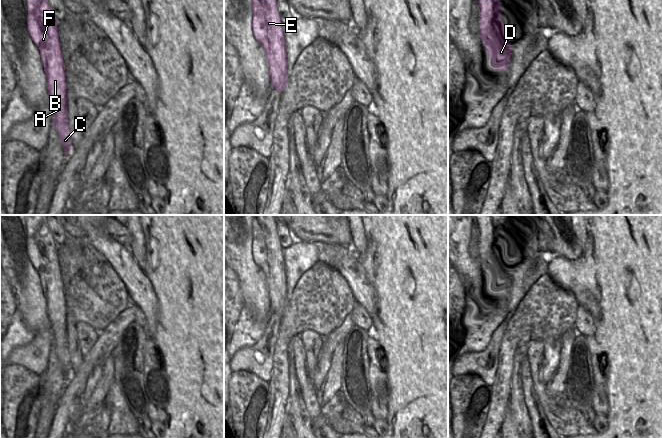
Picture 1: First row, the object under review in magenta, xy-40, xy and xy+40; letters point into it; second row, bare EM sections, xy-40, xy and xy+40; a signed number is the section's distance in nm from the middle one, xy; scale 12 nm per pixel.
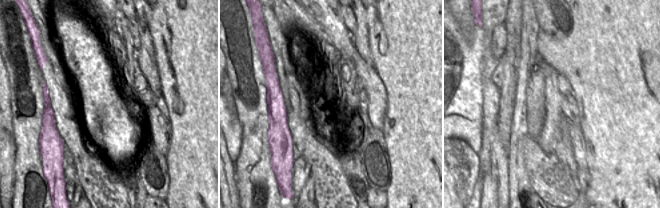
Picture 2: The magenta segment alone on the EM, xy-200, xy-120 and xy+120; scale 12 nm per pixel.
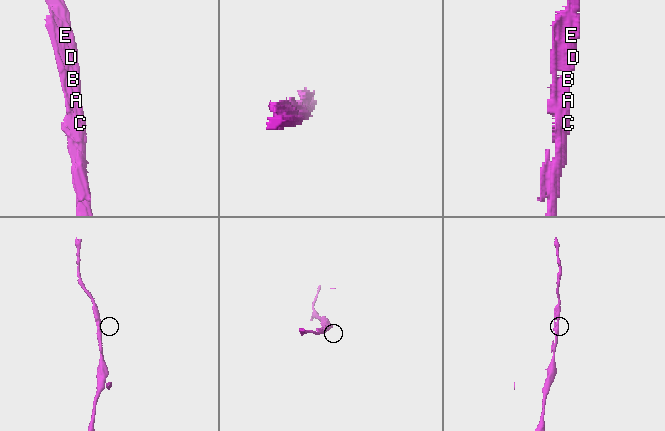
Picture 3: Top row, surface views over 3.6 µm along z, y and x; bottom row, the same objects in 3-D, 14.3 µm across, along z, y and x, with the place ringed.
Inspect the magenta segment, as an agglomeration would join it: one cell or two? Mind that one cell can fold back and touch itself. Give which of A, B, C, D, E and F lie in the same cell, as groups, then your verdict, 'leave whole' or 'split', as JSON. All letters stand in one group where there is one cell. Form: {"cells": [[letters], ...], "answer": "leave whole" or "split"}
{"cells": [["A", "B", "C", "D", "E", "F"]], "answer": "leave whole"}

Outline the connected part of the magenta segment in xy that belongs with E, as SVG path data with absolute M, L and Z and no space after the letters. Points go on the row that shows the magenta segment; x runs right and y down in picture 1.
M252 0L252 10L253 35L264 49L271 88L283 92L288 81L287 50L276 0Z

